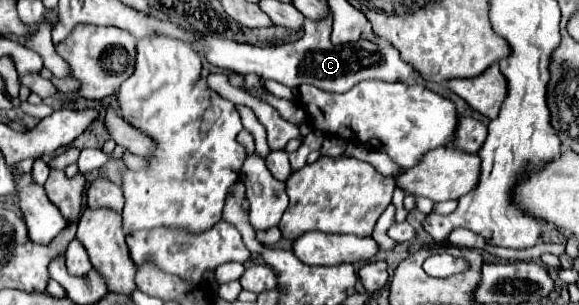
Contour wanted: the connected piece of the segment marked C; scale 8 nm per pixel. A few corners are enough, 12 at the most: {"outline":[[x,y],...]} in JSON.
{"outline":[[305,18],[295,43],[253,47],[203,35],[211,65],[287,87],[345,93],[365,79],[409,81],[395,47],[331,43]]}

